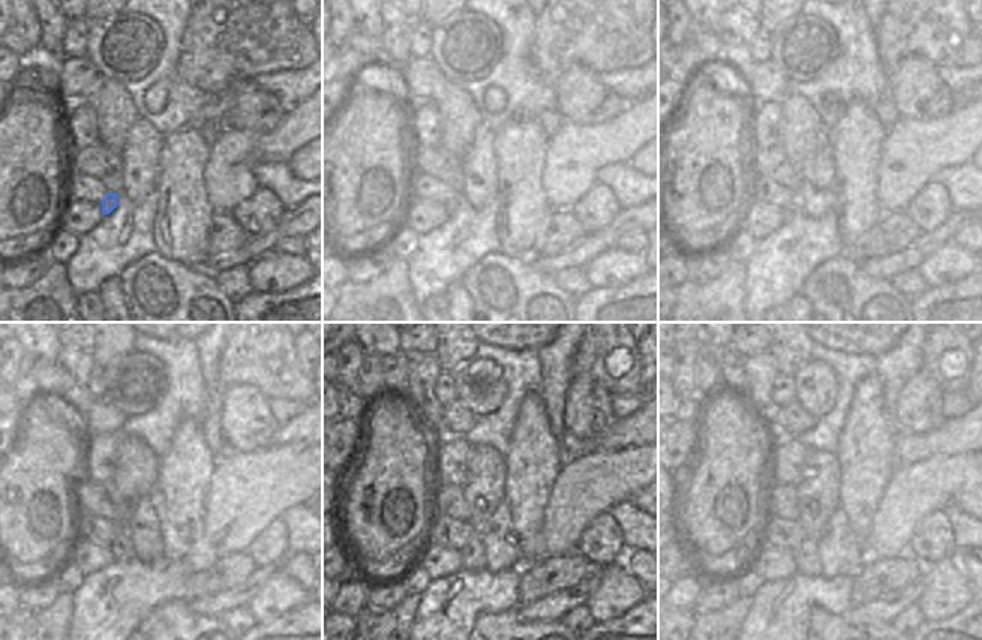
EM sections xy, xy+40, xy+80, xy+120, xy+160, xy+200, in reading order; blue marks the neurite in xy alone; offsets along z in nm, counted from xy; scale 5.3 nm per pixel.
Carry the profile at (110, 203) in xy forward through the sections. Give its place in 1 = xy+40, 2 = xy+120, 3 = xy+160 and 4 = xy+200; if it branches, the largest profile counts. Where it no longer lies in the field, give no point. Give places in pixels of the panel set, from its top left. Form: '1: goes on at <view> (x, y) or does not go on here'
1: goes on at xy+40 (450, 206)
2: goes on at xy+120 (120, 547)
3: goes on at xy+160 (473, 556)
4: goes on at xy+200 (807, 561)

